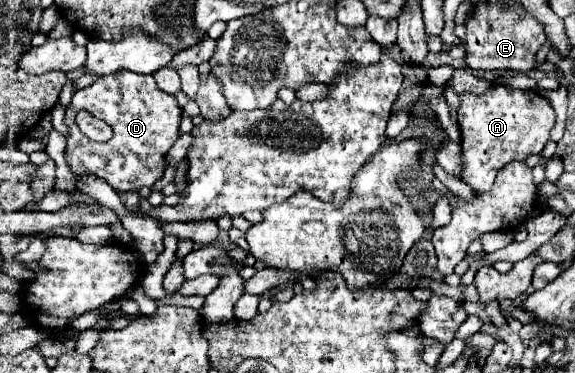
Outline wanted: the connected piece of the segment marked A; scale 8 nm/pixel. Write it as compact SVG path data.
M493 83L485 93L461 93L461 105L457 111L457 123L461 127L463 147L463 175L461 179L473 191L489 191L495 173L511 163L521 161L527 155L539 155L549 141L549 131L555 127L555 109L537 91L513 89L501 83Z

